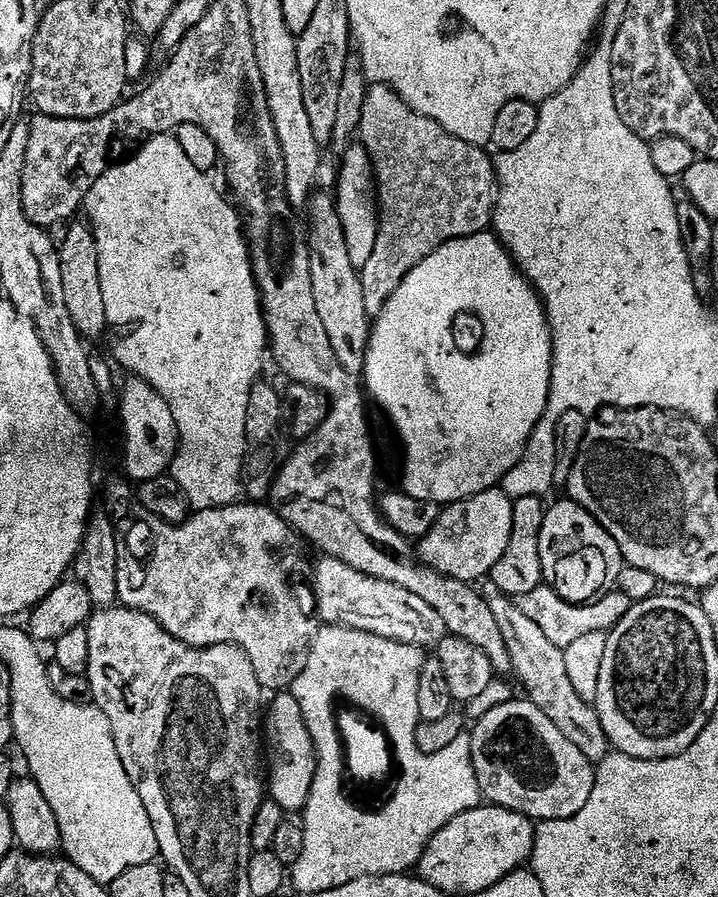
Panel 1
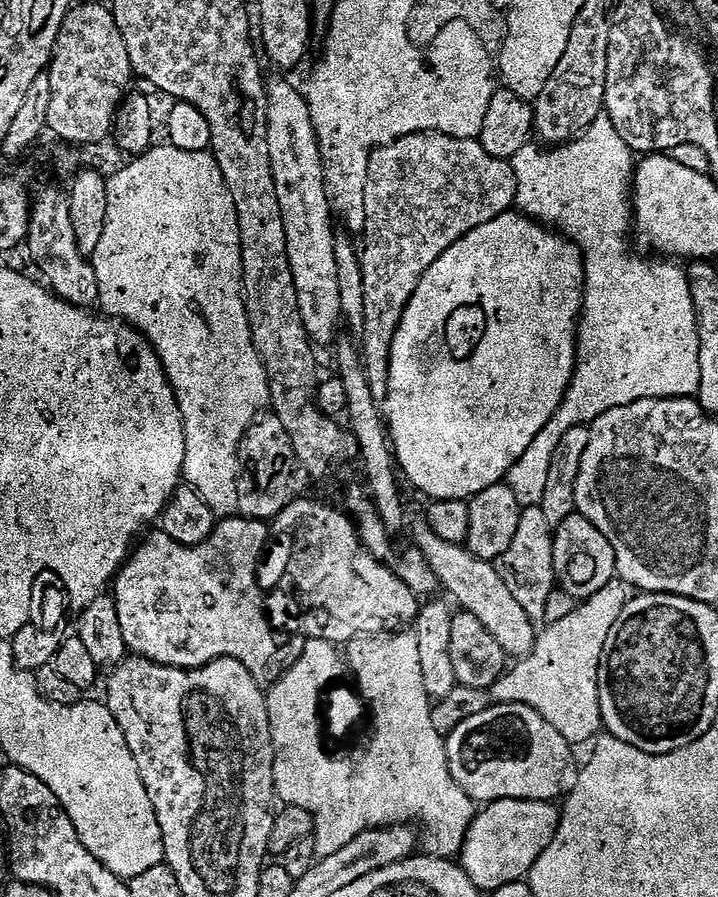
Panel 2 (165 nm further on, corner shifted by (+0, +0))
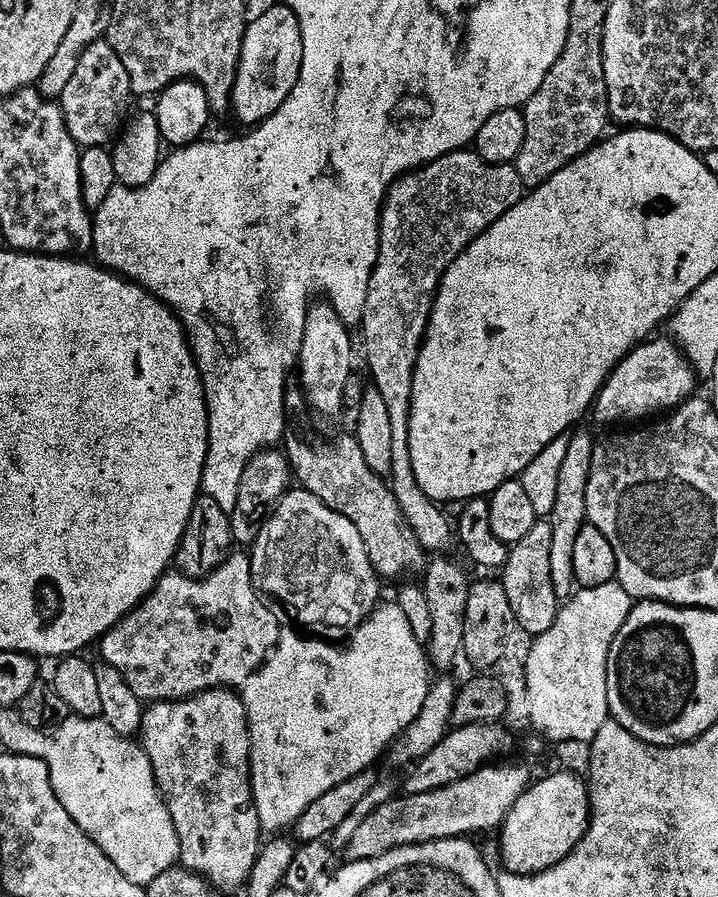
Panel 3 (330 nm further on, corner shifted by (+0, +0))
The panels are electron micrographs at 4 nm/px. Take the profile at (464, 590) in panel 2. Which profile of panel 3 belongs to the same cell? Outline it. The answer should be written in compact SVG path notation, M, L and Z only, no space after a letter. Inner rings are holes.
M461 150L401 176L388 191L380 214L380 257L370 278L362 325L364 352L368 355L371 379L390 410L391 437L394 438L390 487L394 498L398 498L398 506L402 506L406 522L410 522L410 530L414 530L428 554L447 553L444 551L454 544L454 524L444 517L445 509L430 499L422 486L418 486L418 478L414 478L410 458L410 410L416 359L428 331L432 301L440 279L444 277L449 258L457 255L456 244L471 244L525 195L524 183L512 164L487 164L475 151Z

